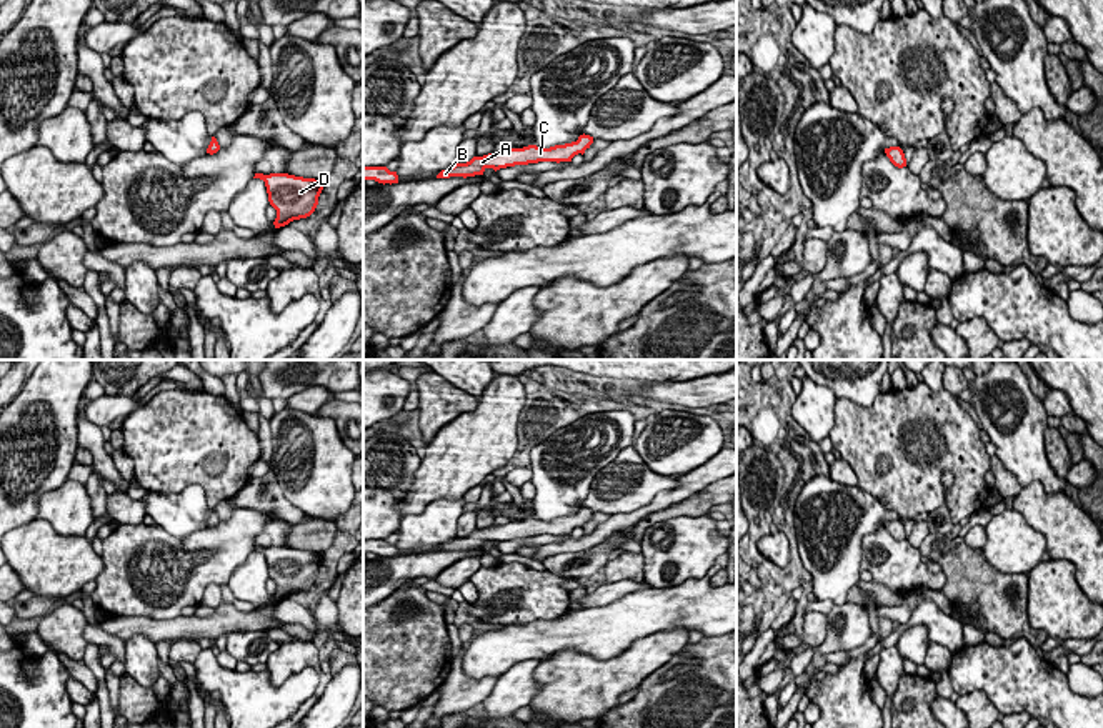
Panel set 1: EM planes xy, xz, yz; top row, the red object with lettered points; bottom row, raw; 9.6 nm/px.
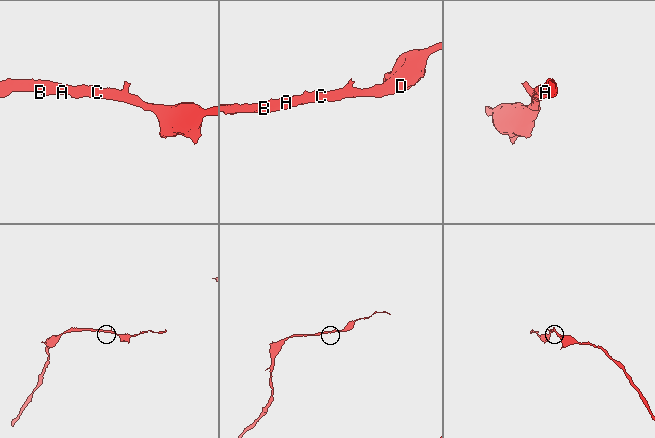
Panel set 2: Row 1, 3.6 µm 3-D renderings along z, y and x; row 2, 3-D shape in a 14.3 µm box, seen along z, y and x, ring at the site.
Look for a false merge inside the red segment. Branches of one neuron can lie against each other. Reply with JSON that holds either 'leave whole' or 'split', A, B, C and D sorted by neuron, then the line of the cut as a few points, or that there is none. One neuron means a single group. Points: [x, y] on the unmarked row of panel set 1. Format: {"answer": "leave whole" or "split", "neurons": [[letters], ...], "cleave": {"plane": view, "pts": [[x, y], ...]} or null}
{"answer": "leave whole", "neurons": [["A", "B", "C", "D"]], "cleave": null}

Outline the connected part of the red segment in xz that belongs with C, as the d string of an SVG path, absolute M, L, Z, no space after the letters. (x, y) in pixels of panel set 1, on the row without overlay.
M580 508L576 515L555 518L550 521L542 521L537 518L528 518L523 521L510 521L507 525L488 526L483 530L473 530L467 536L455 536L453 540L442 543L437 551L450 551L450 550L475 550L483 548L487 541L493 541L495 545L507 540L515 538L528 538L538 535L571 535L571 531L578 526L585 526L586 521L593 516L593 510Z

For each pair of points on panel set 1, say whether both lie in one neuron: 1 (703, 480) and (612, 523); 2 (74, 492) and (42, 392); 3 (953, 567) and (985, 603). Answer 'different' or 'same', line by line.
1: same
2: different
3: same

